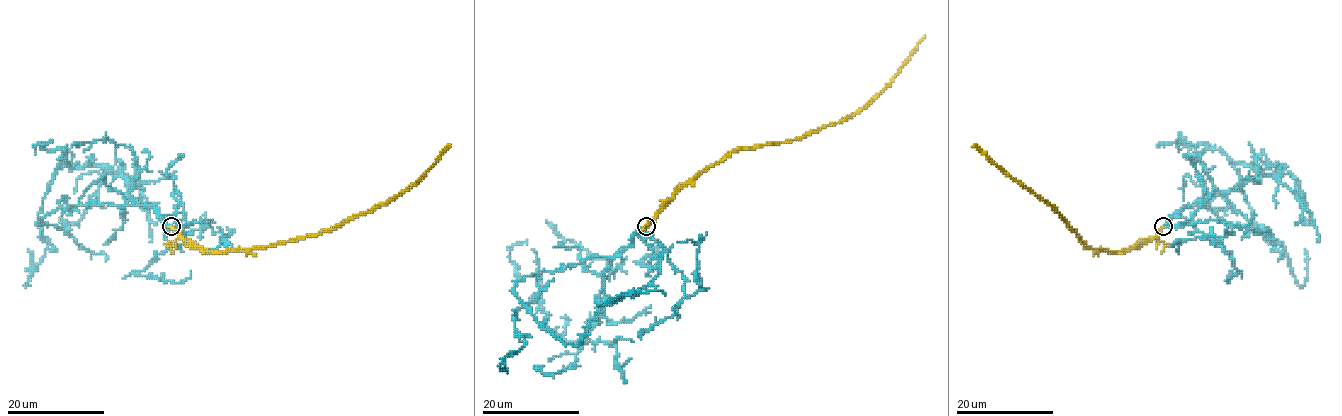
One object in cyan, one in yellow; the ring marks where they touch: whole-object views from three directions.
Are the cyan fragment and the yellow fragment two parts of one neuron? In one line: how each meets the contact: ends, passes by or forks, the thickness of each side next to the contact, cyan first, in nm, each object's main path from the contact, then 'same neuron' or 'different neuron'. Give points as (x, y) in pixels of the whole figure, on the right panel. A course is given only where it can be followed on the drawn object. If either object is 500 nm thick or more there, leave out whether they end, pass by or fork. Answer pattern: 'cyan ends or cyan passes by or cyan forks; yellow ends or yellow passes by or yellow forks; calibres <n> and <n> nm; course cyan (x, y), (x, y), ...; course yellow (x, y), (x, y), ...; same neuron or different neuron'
cyan passes by; yellow ends; calibres 280 and 400 nm; course cyan (1163, 226), (1184, 207), (1272, 174), (1273, 164), (1231, 162), (1253, 221), (1284, 247), (1299, 284), (1305, 248); course yellow (1163, 227), (1154, 236), (1138, 241), (1127, 250), (1112, 252), (1088, 247), (1049, 204), (972, 146); same neuron

